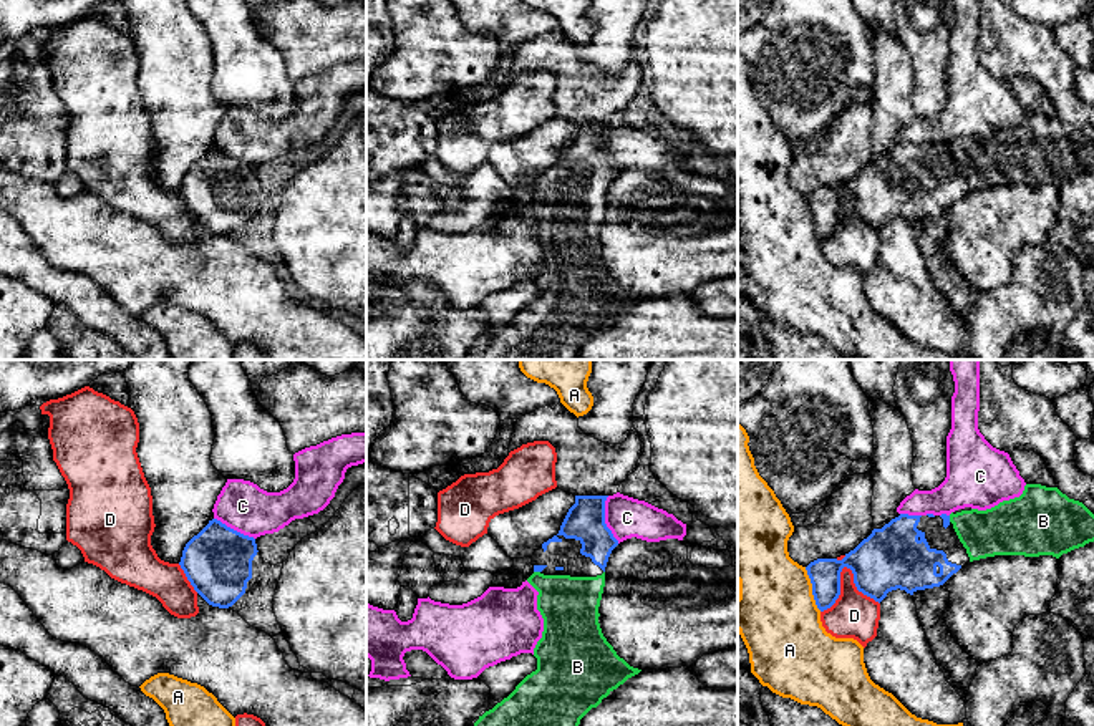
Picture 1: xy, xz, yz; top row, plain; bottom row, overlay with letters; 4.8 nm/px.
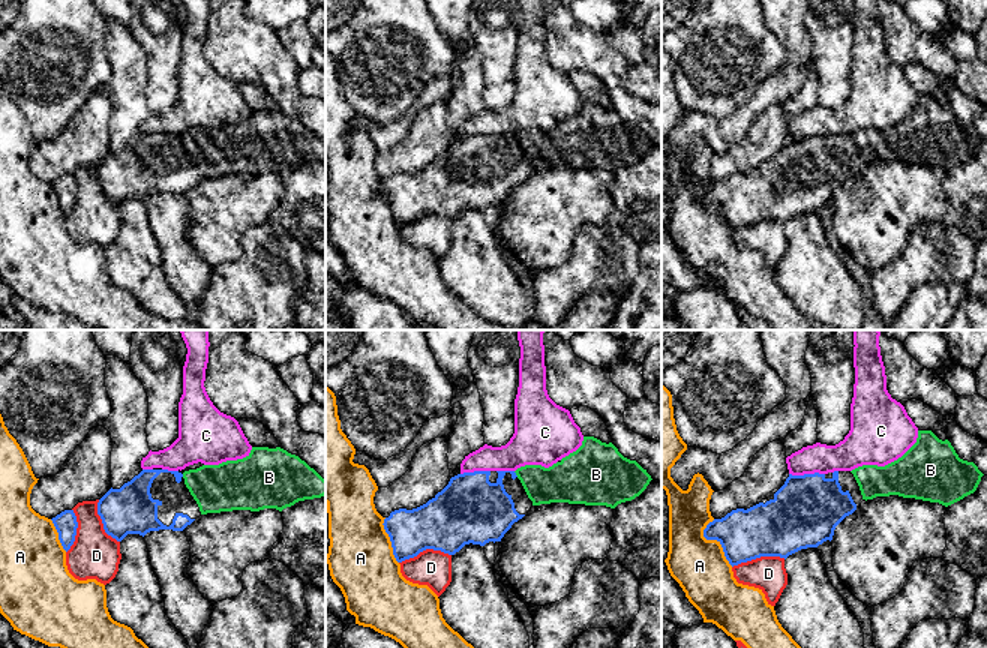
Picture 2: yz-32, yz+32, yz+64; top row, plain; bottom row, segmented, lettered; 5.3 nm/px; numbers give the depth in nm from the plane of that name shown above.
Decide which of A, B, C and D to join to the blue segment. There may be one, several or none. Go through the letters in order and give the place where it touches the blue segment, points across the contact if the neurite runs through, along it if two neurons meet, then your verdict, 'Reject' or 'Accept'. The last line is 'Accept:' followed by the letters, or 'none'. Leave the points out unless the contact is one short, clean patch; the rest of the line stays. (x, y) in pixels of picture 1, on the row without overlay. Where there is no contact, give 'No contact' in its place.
A: Touches blue at yz (813, 217). Reject
B: Touches blue at xz (537, 199). Accept
C: Touches blue at xz (604, 148). Reject
D: Touches blue at yz (842, 196). Reject
Accept: B

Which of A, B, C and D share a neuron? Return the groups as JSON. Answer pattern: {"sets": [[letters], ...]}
{"sets": [["A"], ["B"], ["C"], ["D"]]}

